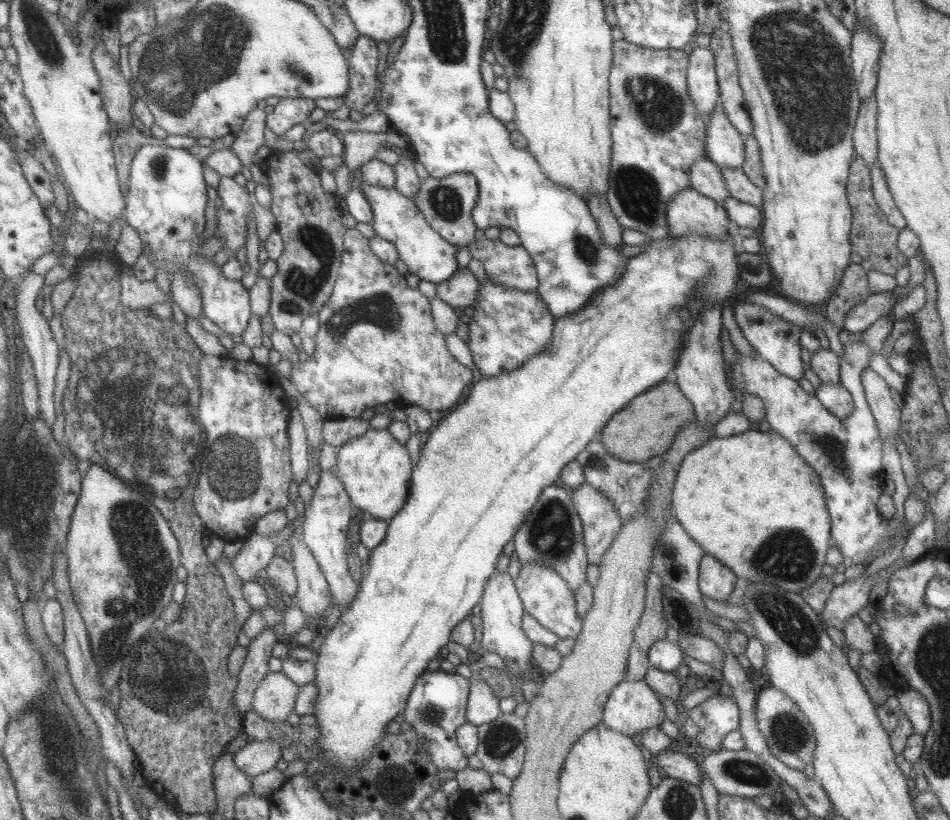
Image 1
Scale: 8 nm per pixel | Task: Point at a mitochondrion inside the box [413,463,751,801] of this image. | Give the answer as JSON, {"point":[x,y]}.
{"point":[551,535]}

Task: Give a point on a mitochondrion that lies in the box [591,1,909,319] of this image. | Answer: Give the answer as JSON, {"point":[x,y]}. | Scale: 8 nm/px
{"point":[800,62]}

